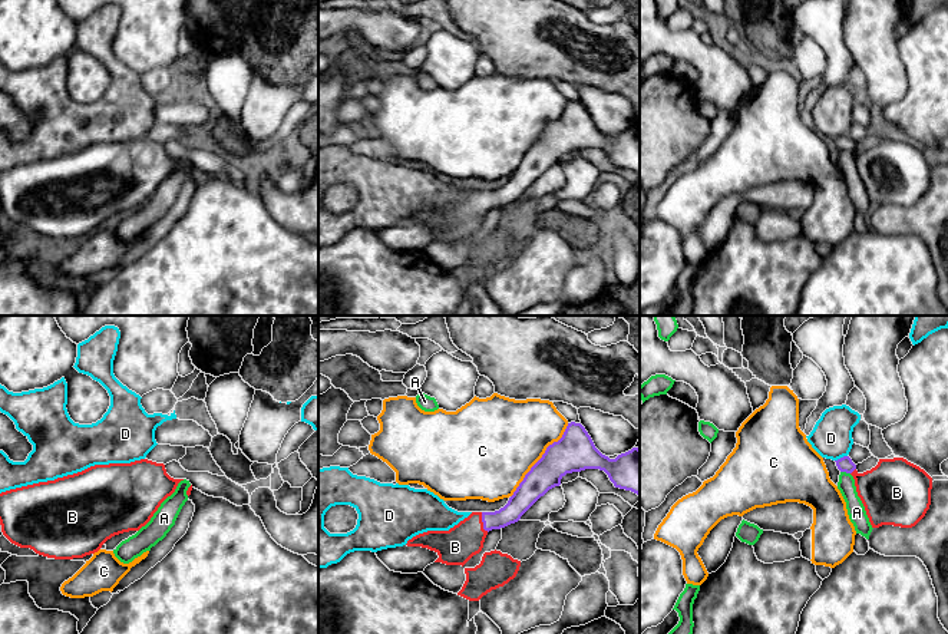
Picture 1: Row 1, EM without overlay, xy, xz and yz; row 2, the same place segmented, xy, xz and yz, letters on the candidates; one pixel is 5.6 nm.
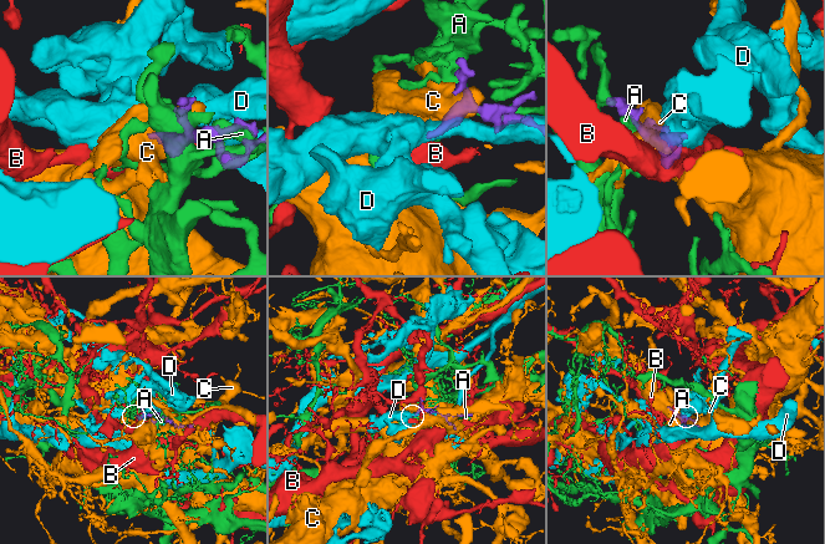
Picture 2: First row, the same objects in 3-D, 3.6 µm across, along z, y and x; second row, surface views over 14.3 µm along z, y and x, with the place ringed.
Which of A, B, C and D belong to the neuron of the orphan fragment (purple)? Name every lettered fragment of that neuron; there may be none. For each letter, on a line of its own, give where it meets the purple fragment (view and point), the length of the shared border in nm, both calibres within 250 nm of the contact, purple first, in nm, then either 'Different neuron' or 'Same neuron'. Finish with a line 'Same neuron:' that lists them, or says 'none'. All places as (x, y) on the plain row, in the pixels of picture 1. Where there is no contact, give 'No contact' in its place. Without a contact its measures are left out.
A: Touches purple at yz (845, 149). Shared border 60 nm. Thickness 90 nm (purple) against 100 nm. Different neuron
B: Touches purple at xz (482, 200). Shared border 120 nm. Thickness 120 nm (purple) against 200 nm. Same neuron
C: Touches purple at xz (539, 138). Shared border 550 nm. Thickness 220 nm (purple) against 460 nm. Different neuron
D: Touches purple at yz (841, 136). Shared border 80 nm. Thickness 90 nm (purple) against 220 nm. Different neuron
Same neuron: B

